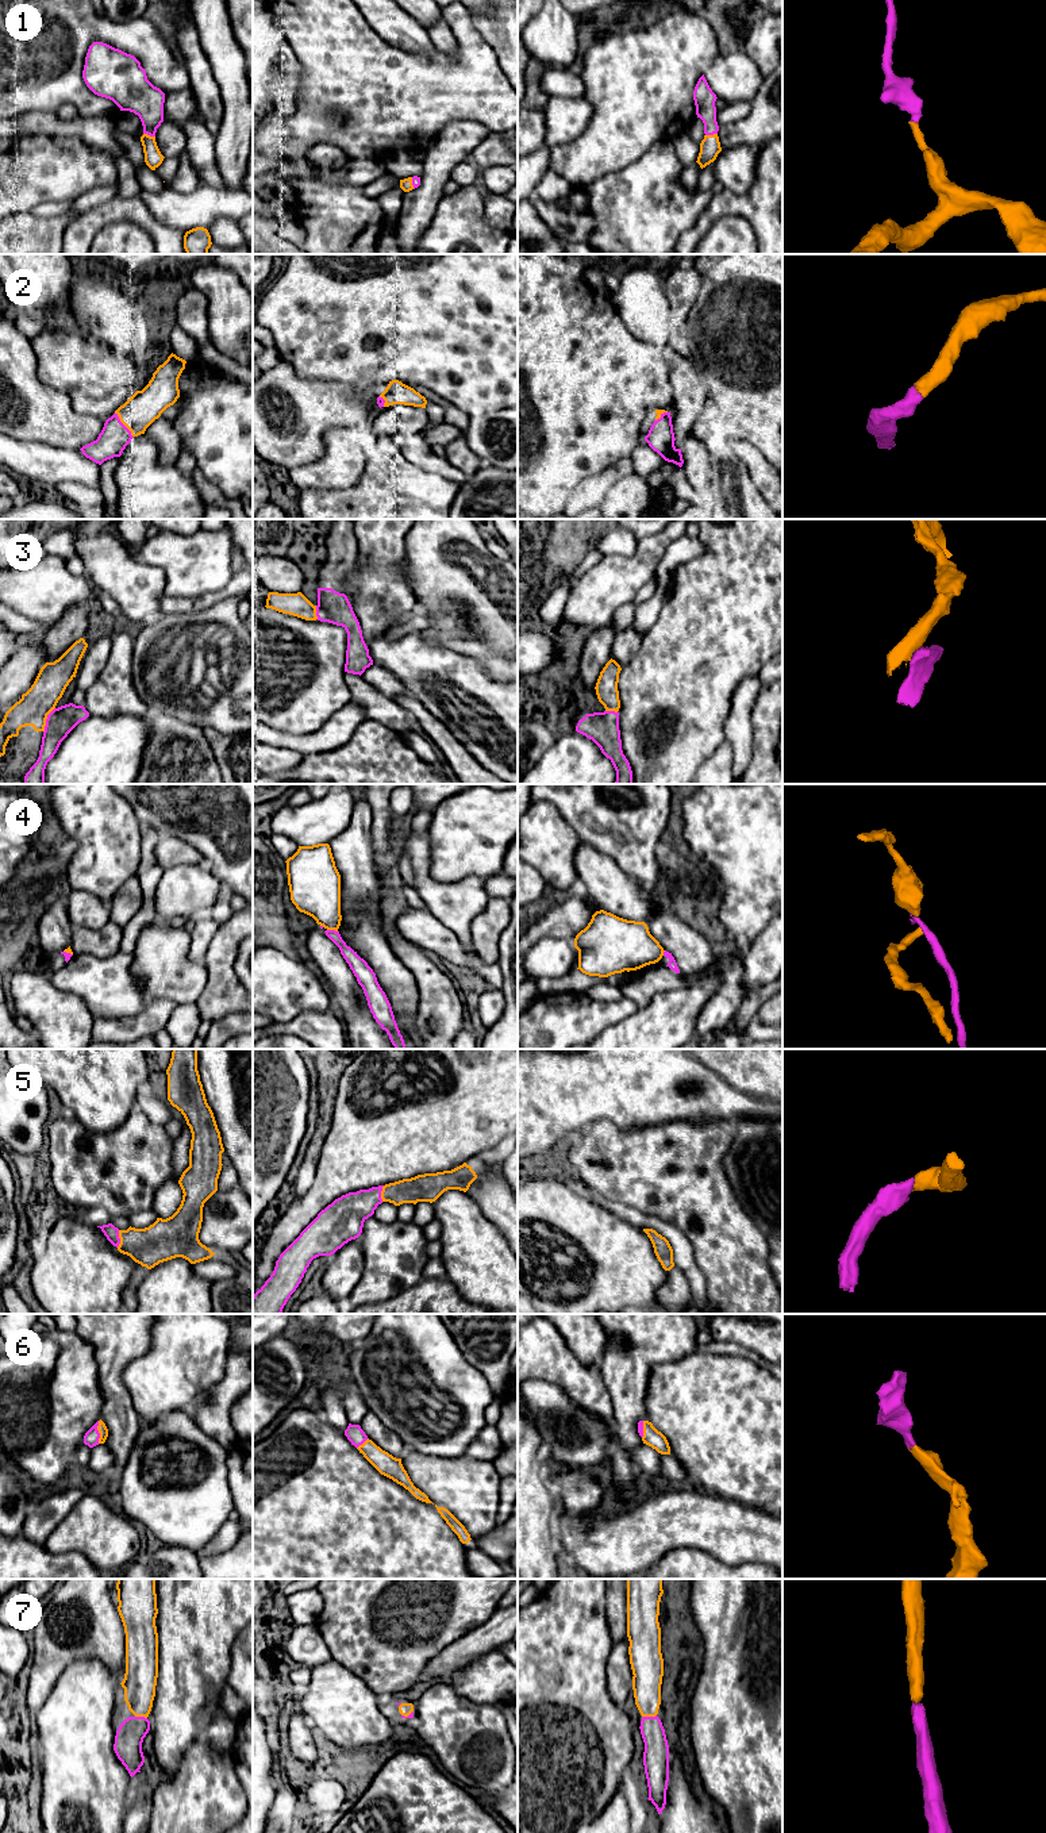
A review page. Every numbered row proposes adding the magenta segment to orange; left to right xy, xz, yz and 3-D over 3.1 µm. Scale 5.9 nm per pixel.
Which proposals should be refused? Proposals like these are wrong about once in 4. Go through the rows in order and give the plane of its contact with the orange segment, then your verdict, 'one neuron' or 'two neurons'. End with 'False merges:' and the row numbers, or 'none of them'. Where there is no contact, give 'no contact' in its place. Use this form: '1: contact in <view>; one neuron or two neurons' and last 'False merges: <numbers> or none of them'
1: contact in xy; one neuron
2: contact in xy; one neuron
3: contact in xy; one neuron
4: contact in xz; two neurons
5: contact in xy; one neuron
6: contact in xy; one neuron
7: contact in yz; one neuron
False merges: 4

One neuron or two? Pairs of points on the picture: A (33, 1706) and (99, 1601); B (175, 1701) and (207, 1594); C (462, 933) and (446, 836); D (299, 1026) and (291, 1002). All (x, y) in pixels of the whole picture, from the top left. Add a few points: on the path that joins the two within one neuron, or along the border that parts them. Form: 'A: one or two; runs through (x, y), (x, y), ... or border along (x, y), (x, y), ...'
A: one; runs through (42, 1678), (70, 1649), (81, 1648), (95, 1629)
B: one; runs through (192, 1674), (192, 1653), (197, 1621)
C: two; border along (429, 861), (438, 882), (484, 880)
D: two; border along (326, 1010), (302, 1010), (283, 1025)

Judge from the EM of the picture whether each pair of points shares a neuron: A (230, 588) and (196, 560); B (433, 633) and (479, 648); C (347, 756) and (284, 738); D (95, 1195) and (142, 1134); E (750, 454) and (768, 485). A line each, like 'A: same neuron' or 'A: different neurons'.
A: different neurons
B: same neuron
C: different neurons
D: same neuron
E: same neuron

